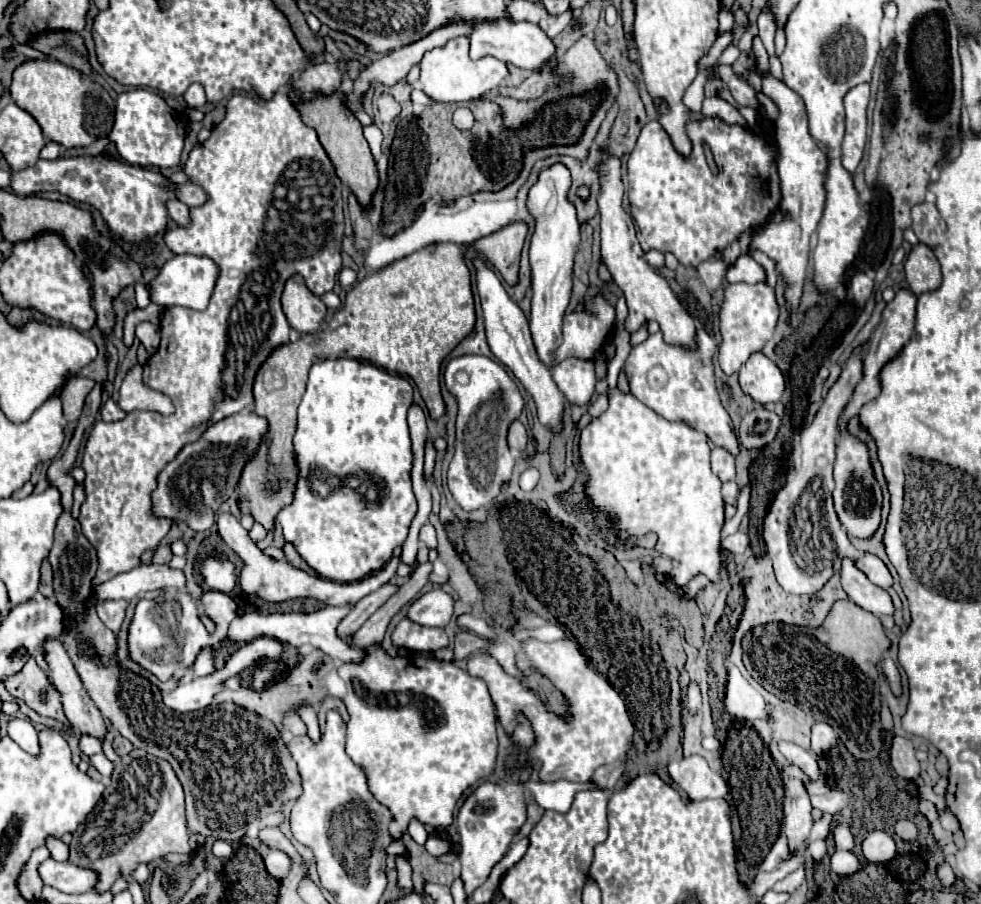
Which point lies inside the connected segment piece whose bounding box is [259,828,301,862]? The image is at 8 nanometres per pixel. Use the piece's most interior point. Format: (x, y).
(273, 837)

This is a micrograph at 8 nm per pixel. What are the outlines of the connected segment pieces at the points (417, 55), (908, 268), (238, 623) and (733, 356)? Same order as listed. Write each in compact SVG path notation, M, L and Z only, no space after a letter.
M455 24L455 28L439 28L439 32L431 32L431 36L425 36L423 40L419 40L419 42L415 42L415 44L409 44L407 48L399 48L399 50L393 50L393 52L385 54L383 58L379 58L377 62L373 62L365 72L361 72L361 74L353 80L353 92L347 94L347 104L349 104L349 108L355 112L355 116L361 120L361 124L363 124L363 126L373 124L372 118L361 110L361 100L359 100L359 94L361 94L363 90L367 90L369 84L381 82L381 84L391 86L391 84L395 84L395 82L403 80L403 78L409 74L411 66L415 66L417 62L421 62L421 58L423 58L425 52L429 52L429 50L433 50L433 48L437 48L437 46L443 46L443 44L447 44L447 40L457 38L457 36L467 36L467 28L463 28L463 24Z
M925 244L913 246L905 262L905 276L915 296L937 290L941 286L941 268L933 250Z
M321 608L317 612L307 613L275 613L275 614L260 614L253 611L243 615L238 615L231 624L229 624L229 630L227 630L227 642L231 644L245 644L245 642L251 642L259 636L267 636L267 638L275 638L283 644L291 644L295 648L301 648L305 644L311 644L319 650L323 650L329 658L333 658L335 664L341 664L341 662L363 662L365 658L365 650L355 650L355 648L349 648L345 640L339 640L335 636L335 628L337 624L343 620L343 616L347 616L351 608Z
M731 284L727 288L721 312L723 344L719 348L719 364L725 376L737 374L741 364L745 364L755 350L761 350L765 346L765 342L773 336L777 318L779 306L769 284Z

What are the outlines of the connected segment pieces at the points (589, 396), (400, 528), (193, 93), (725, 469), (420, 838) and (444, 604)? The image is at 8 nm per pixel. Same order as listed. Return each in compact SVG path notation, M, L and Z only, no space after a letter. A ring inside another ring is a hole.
M567 358L559 366L553 368L553 380L559 390L565 394L569 404L589 406L595 396L595 378L593 378L593 362Z
M337 358L323 360L311 366L307 390L299 406L299 424L293 440L295 462L299 470L299 478L295 484L293 504L279 512L279 522L283 526L283 536L291 542L297 554L323 578L335 582L355 582L363 576L369 576L375 570L381 570L393 556L393 550L403 546L409 526L417 514L417 500L411 490L411 438L407 428L407 412L413 404L413 388L411 384L397 376L389 374L383 368L377 368L369 362L355 358ZM311 470L327 470L331 476L347 482L345 478L365 472L373 480L381 480L385 484L385 494L377 498L377 502L365 502L355 490L347 484L333 490L329 496L319 496L311 490L309 478Z
M193 84L193 86L187 90L187 94L185 94L185 102L187 102L189 108L201 108L201 106L207 102L205 92L203 92L203 86L201 86L201 84Z
M715 446L711 450L711 468L721 478L721 482L733 480L735 478L735 458L733 458L733 454L723 446Z
M413 818L413 820L409 822L407 832L411 834L411 838L413 838L417 844L425 844L425 842L427 842L427 838L429 838L429 832L425 830L425 826L423 826L417 818Z
M431 590L429 594L411 602L407 618L421 626L439 626L453 616L453 598L443 590Z

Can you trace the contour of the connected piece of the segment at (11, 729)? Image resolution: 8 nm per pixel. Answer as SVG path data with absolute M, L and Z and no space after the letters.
M11 718L7 724L7 734L13 738L23 750L29 754L39 754L39 744L37 744L37 732L29 720L19 720Z

